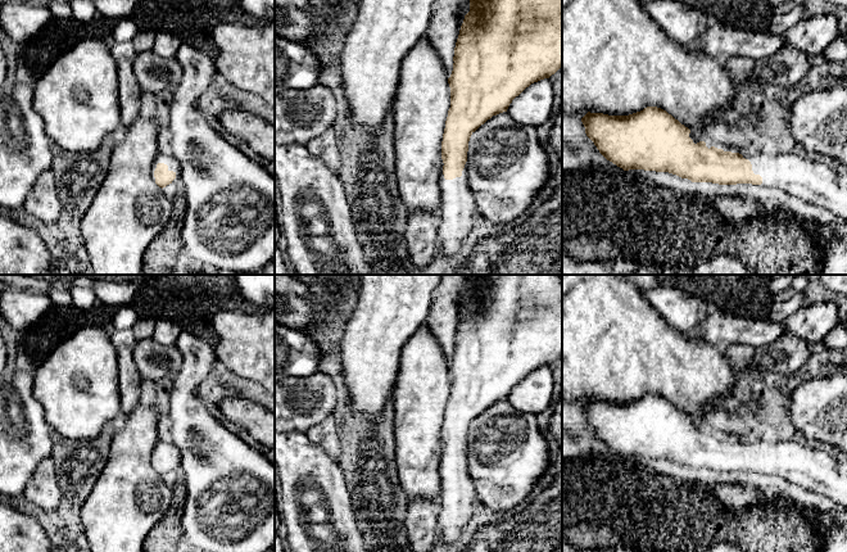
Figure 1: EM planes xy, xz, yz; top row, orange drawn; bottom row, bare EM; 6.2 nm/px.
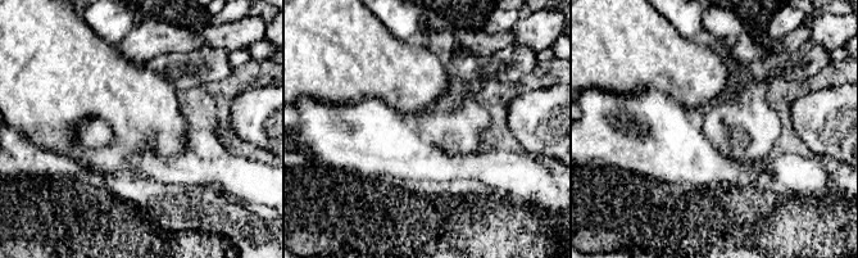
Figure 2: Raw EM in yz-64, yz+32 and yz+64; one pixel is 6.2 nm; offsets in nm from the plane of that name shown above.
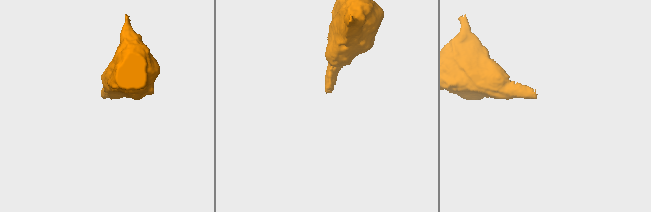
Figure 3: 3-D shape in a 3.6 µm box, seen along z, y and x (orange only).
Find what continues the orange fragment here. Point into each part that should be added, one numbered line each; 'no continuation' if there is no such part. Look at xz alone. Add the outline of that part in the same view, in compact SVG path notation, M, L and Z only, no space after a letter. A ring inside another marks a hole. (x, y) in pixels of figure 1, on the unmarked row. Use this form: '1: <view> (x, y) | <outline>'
1: xz (458, 496) | M441 449L438 537L452 544L471 521L479 494L468 475L467 449L462 463L453 467L444 466L443 453Z

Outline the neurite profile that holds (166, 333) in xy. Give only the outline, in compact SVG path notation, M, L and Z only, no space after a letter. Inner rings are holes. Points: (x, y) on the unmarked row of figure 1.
M160 318L155 321L155 330L151 338L162 345L172 347L176 345L176 340L181 332L182 329L175 321Z

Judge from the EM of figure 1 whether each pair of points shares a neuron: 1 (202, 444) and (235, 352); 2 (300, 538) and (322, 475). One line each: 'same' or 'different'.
1: different
2: same

